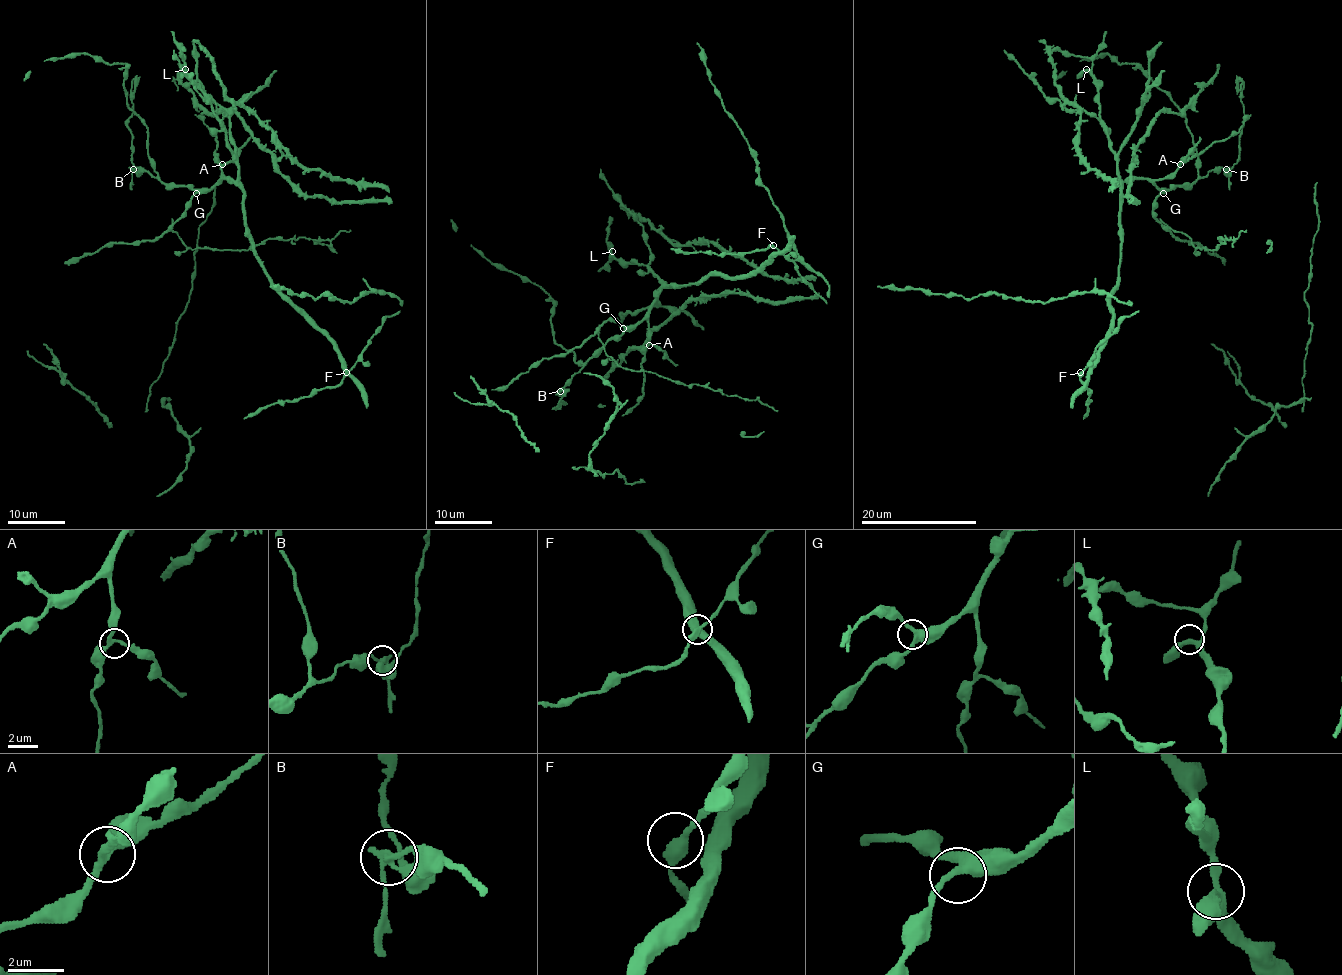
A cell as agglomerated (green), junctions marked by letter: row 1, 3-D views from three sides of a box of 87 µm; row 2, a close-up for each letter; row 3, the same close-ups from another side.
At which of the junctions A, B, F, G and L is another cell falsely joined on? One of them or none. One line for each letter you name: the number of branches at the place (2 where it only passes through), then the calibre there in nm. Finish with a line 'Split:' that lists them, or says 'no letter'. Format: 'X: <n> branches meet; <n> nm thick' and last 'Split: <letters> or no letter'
B: 3 branches meet; 200 nm thick
Split: B

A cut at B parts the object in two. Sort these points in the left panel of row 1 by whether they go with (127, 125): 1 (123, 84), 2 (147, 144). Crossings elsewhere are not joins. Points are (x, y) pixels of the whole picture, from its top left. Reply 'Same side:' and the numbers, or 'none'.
Same side: none

